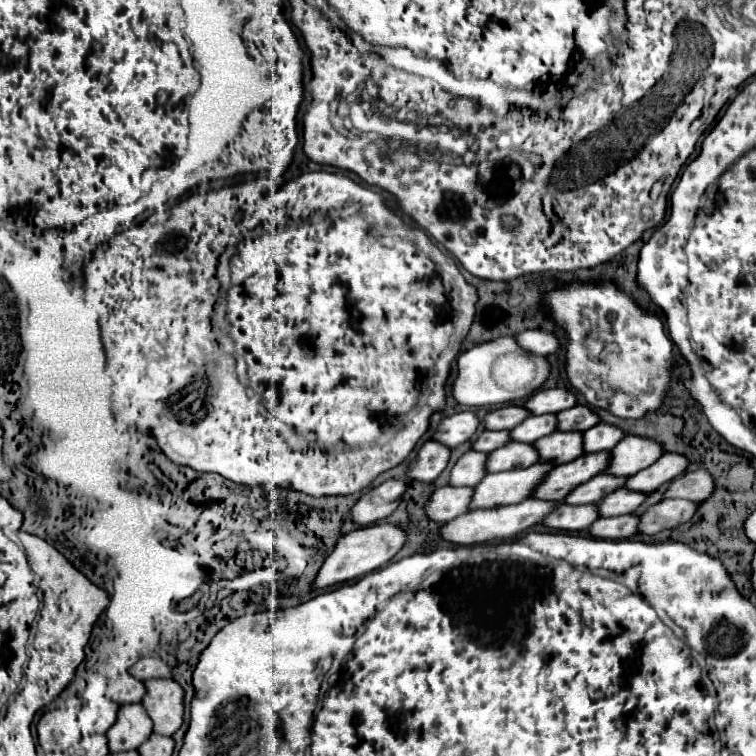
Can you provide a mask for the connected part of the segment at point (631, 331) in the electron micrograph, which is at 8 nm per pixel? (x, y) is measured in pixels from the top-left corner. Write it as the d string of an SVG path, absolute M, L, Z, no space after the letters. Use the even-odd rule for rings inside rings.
M573 283L573 285L565 285L565 287L559 287L559 289L551 291L551 293L547 293L545 303L549 305L553 319L555 319L559 325L565 327L567 337L569 337L569 343L567 343L567 377L569 377L571 385L573 385L577 391L581 391L591 405L609 409L611 413L615 413L615 415L619 415L619 417L635 417L635 419L639 419L641 415L645 415L647 411L657 409L657 407L663 403L665 391L667 391L667 387L669 387L669 367L673 365L673 355L671 355L673 343L671 343L669 335L665 333L661 319L657 319L657 317L653 317L651 313L647 313L647 311L643 311L641 307L637 307L637 305L633 303L633 299L629 299L629 297L627 297L623 291L619 291L613 283L601 283L601 285L599 285L599 283Z

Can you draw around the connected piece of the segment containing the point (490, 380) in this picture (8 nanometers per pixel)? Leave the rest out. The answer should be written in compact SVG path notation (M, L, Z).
M505 335L493 339L489 343L475 345L465 351L457 359L457 377L453 375L453 397L461 405L481 407L481 405L499 405L499 403L515 403L525 401L537 391L547 377L551 375L551 363L543 355L533 355L525 351L513 335Z

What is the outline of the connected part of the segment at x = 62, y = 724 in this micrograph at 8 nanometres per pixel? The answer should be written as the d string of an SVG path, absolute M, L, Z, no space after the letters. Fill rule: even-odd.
M51 709L43 713L37 723L37 737L43 751L65 751L81 741L81 729L77 723L77 711Z

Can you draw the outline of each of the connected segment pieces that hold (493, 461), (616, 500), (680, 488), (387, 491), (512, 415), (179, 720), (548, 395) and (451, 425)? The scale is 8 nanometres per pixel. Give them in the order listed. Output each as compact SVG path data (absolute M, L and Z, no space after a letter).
M511 441L489 455L487 471L497 473L497 471L509 471L509 469L523 469L537 461L539 461L539 451L533 445Z
M621 487L611 495L607 495L603 501L599 501L599 507L603 511L603 517L617 517L617 515L635 513L645 499L647 499L647 493L627 491L627 487L625 489Z
M699 469L699 471L687 471L685 475L677 477L671 487L667 489L665 497L681 497L689 501L703 503L705 499L713 497L715 493L715 479L709 471Z
M391 479L379 487L373 487L351 509L353 521L357 521L359 525L371 525L375 521L389 517L397 509L405 489L407 489L405 479Z
M509 405L509 407L501 407L497 411L491 411L483 425L487 429L511 429L519 423L523 423L531 413L523 407L523 405Z
M173 679L145 681L147 695L143 705L153 721L153 731L159 735L173 735L183 725L183 687Z
M555 387L555 389L541 389L537 391L531 399L525 401L525 407L533 413L533 415L543 415L543 413L559 413L563 409L575 407L577 405L577 397L573 391L563 389L563 387Z
M473 411L455 413L453 417L447 417L439 423L439 429L433 435L433 439L445 443L447 447L457 447L469 441L477 433L477 427L479 427L479 417Z

